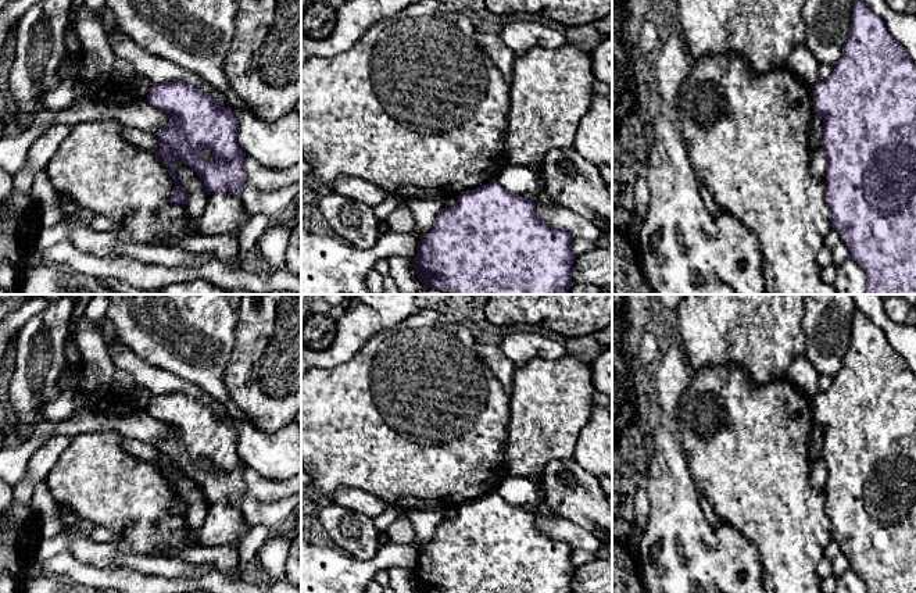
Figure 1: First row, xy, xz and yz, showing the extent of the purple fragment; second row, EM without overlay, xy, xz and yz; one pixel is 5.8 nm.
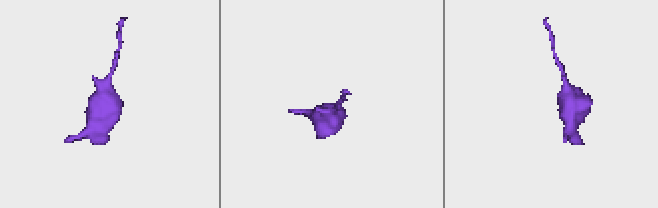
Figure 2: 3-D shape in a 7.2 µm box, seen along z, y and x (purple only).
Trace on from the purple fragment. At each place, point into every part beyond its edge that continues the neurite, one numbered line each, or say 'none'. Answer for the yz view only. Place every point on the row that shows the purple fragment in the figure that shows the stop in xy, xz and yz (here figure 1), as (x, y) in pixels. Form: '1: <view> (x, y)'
none

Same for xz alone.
none

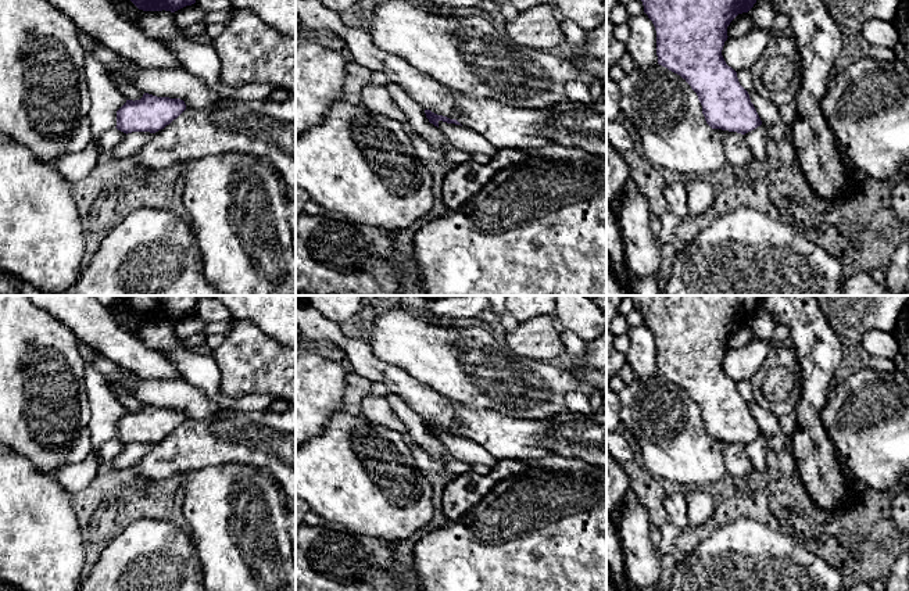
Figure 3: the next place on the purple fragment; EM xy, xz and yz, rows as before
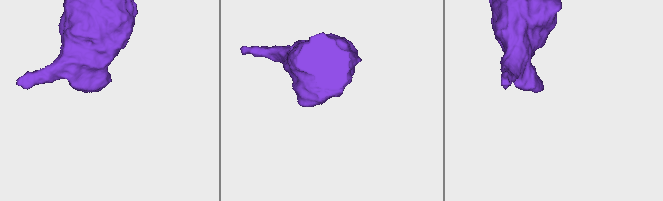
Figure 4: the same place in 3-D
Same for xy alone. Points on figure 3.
none

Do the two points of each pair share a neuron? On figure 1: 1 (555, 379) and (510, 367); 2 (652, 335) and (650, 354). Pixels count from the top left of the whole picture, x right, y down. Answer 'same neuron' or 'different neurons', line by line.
1: different neurons
2: same neuron

